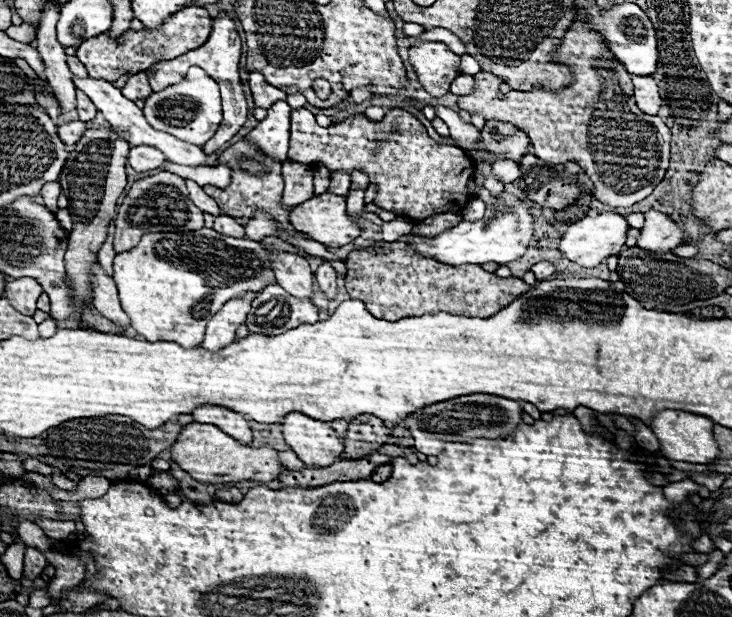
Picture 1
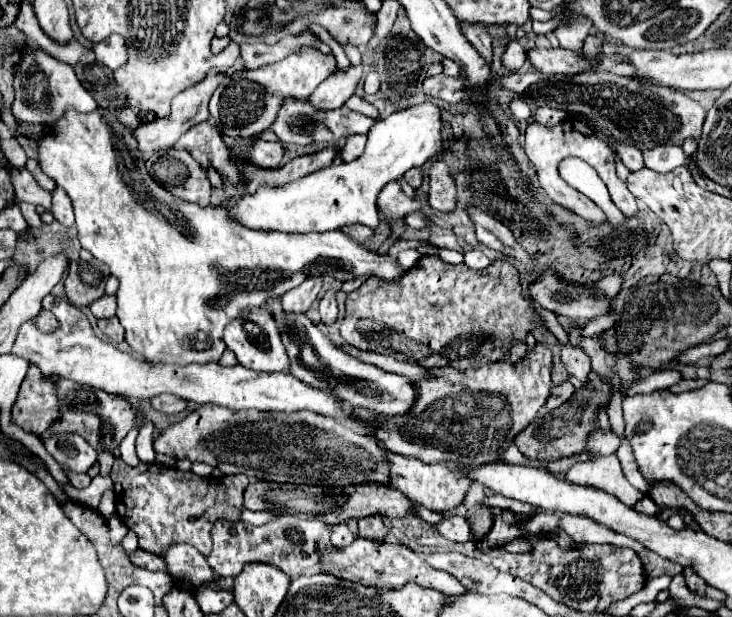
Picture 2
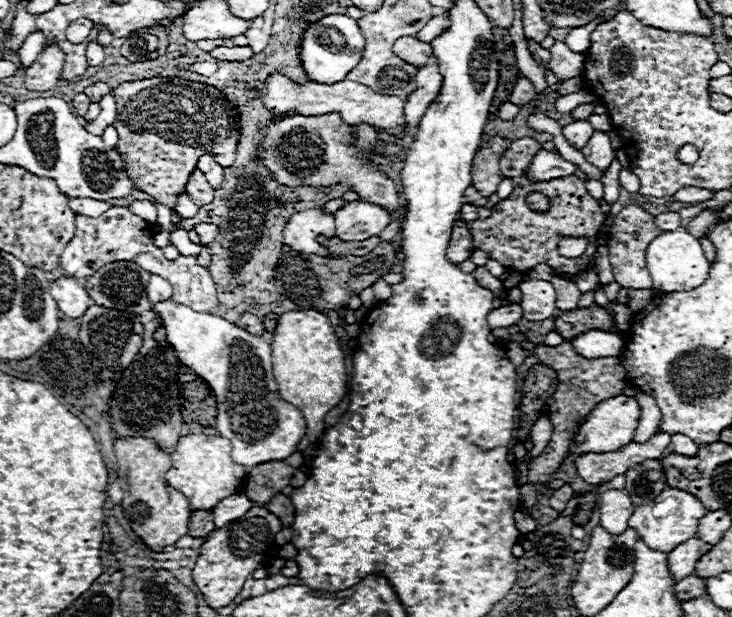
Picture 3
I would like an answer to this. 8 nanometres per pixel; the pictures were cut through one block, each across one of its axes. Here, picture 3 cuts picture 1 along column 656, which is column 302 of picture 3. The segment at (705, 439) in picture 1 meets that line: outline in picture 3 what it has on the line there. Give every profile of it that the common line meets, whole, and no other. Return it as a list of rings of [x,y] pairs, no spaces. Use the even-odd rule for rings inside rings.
[[[172,300],[160,302],[152,308],[154,312],[160,314],[164,320],[166,328],[166,338],[168,344],[174,346],[178,360],[192,368],[200,378],[208,382],[212,392],[218,398],[218,416],[214,428],[220,432],[220,436],[228,438],[232,442],[232,460],[242,466],[258,466],[262,462],[272,462],[272,460],[286,460],[294,452],[298,452],[298,442],[306,434],[306,420],[304,414],[288,404],[286,400],[280,398],[274,374],[272,374],[272,350],[266,340],[260,336],[252,336],[240,326],[210,314],[210,312],[196,312],[184,304],[174,304]]]

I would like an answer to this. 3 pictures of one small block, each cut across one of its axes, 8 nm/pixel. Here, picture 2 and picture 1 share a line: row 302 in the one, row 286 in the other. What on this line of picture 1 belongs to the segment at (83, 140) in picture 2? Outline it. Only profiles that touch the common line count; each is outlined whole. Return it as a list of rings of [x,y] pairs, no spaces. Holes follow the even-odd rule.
[[[212,228],[144,234],[136,248],[116,254],[114,282],[118,284],[122,310],[144,340],[168,340],[184,348],[196,348],[204,338],[206,322],[224,302],[248,290],[260,292],[276,280],[268,256],[270,250],[260,242],[220,236]]]

